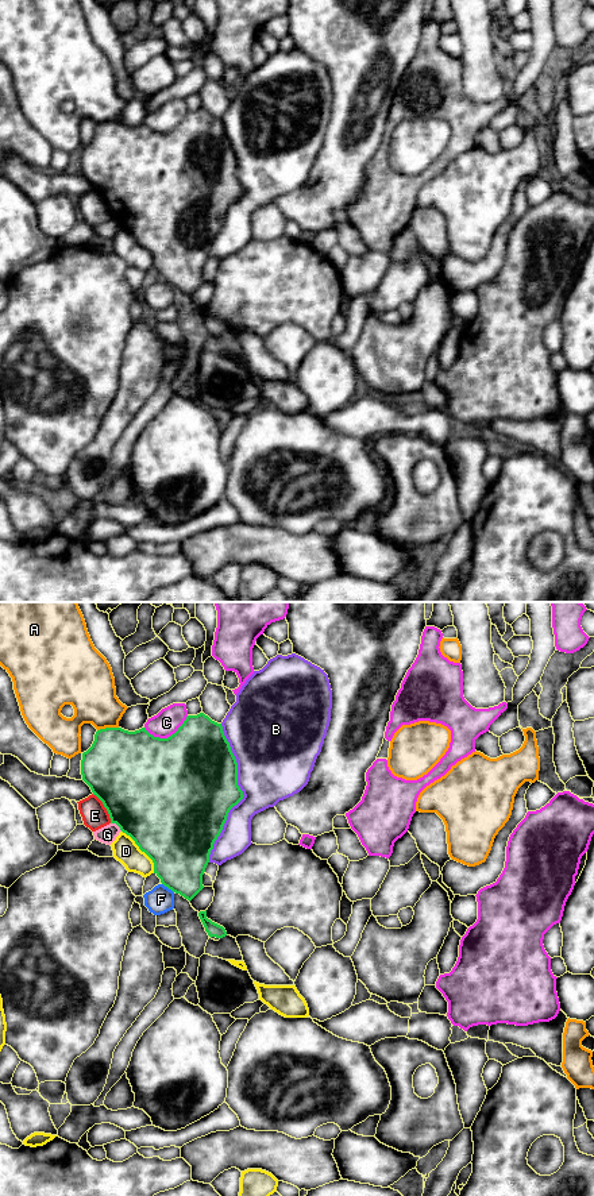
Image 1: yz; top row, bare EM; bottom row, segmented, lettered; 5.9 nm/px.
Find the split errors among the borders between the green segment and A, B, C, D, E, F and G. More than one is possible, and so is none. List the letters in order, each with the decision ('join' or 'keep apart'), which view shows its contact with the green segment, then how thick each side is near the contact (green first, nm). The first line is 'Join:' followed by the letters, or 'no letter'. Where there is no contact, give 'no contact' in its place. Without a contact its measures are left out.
Join: no letter
A: keep apart | yz | 440/300 nm
B: keep apart | yz | 440/420 nm
C: keep apart | yz | 500/160 nm
D: keep apart | yz | 500/150 nm
E: keep apart | yz | 500/160 nm
F: keep apart | yz | 360/160 nm
G: keep apart | yz | 500/110 nm

